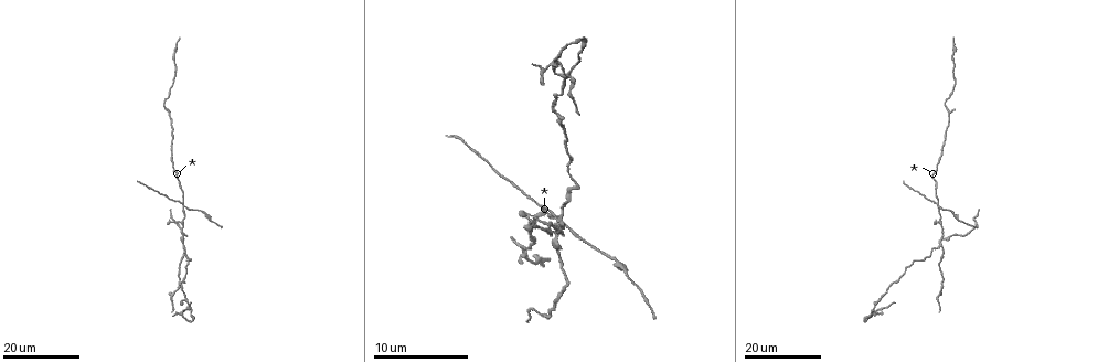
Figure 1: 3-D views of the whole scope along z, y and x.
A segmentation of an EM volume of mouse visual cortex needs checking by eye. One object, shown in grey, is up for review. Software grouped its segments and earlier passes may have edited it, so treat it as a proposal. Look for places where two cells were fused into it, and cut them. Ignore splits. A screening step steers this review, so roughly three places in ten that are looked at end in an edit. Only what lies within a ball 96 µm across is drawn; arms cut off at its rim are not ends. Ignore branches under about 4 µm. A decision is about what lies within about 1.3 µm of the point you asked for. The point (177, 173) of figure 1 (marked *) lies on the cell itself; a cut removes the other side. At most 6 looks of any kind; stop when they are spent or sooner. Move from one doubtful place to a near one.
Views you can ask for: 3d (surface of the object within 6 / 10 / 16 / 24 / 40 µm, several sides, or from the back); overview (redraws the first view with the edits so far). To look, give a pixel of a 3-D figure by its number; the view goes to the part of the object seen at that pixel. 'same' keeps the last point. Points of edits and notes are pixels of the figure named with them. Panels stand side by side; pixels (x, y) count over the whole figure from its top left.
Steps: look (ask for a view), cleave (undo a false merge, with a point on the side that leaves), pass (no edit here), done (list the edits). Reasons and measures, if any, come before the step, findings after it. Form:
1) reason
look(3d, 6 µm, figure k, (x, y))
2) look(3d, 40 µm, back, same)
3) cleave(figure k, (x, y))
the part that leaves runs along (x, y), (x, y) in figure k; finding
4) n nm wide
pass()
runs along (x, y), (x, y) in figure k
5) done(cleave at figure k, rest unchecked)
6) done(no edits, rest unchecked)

side arm on a straight run
look(3d, 24 µm, figure 1, (939, 205))

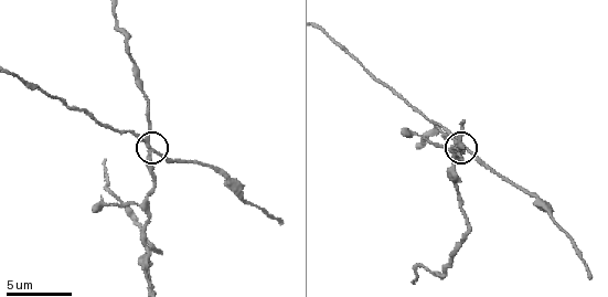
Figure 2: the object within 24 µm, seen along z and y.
look(3d, 10 µm, figure 2, (158, 153))

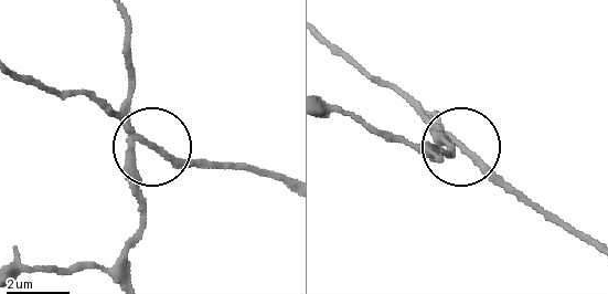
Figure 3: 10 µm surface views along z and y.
cleave(figure 3, (102, 104))
the part that leaves runs along (125, 125), (88, 98), (17, 77) in figure 3; a second cell is stuck on

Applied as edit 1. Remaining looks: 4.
sudden change in width
look(3d, 10 µm, figure 2, (133, 63))

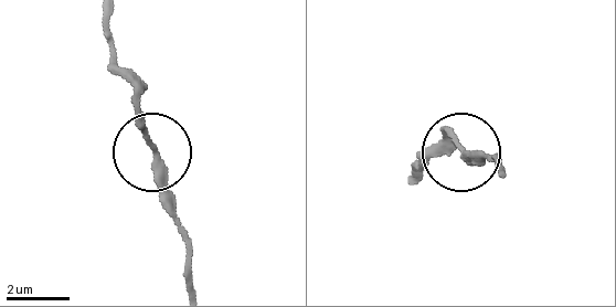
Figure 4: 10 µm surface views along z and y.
pass()
runs along (141, 90), (157, 190), (180, 234) in figure 4; one cell here

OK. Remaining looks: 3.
three arms meet
look(3d, 10 µm, figure 2, (453, 157))

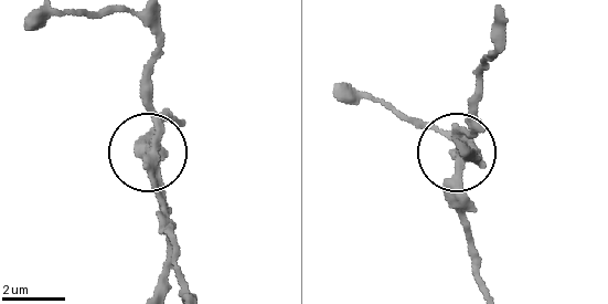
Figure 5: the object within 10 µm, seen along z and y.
260 nm wide
cleave(figure 5, (465, 191))
the part that leaves runs along (149, 165), (183, 289) in figure 5; two cells meet here

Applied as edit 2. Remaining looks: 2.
done(cleave at figure 3, cleave at figure 5, rest unchecked)

